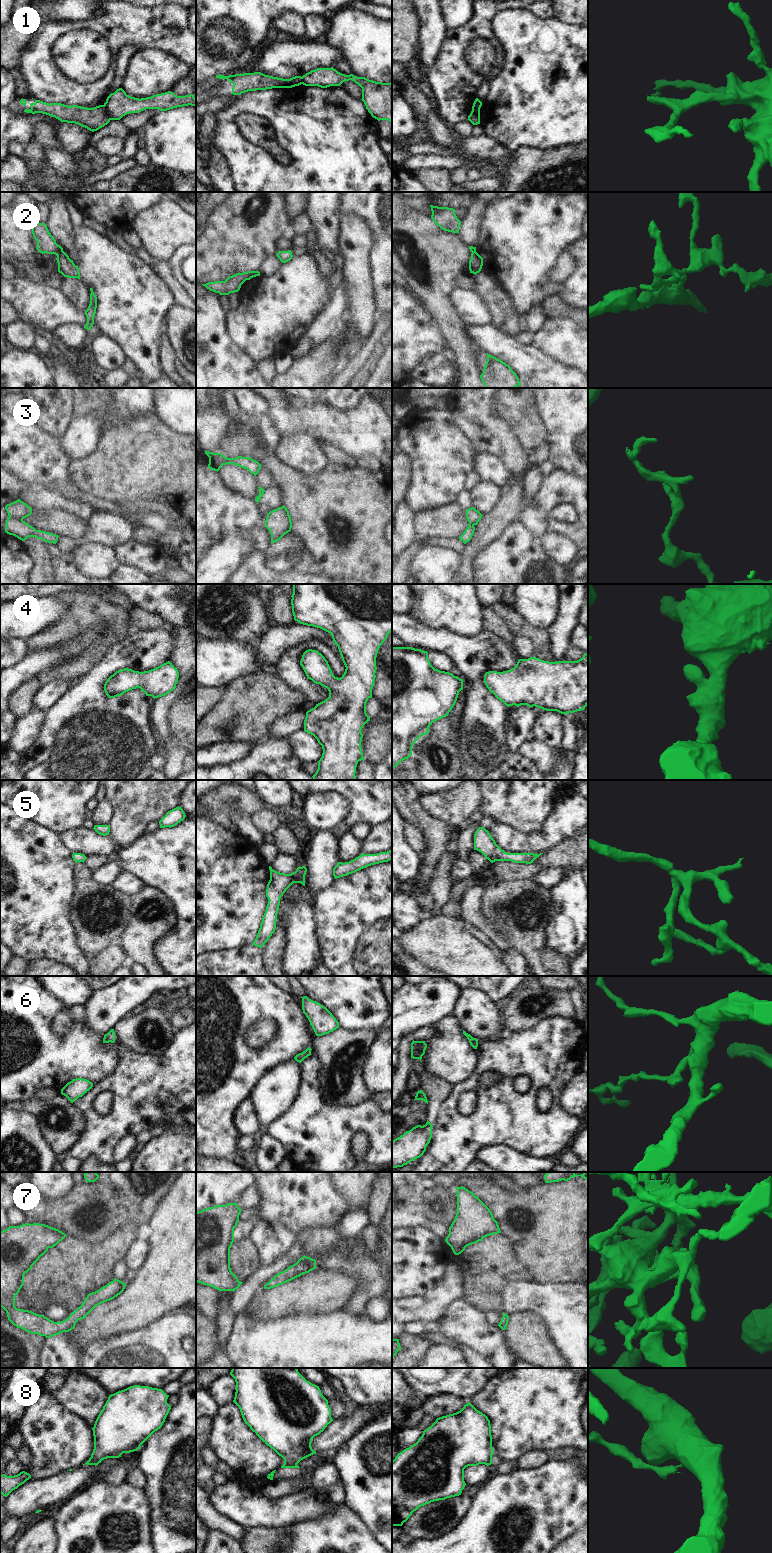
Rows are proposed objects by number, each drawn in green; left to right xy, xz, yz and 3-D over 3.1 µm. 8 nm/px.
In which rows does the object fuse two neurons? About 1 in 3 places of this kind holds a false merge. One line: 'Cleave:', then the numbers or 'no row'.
Cleave: 1, 2, 8

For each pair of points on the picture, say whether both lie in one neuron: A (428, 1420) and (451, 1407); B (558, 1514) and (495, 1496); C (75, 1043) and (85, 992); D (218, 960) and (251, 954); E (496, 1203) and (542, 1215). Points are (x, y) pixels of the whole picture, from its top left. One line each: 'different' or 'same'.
A: different
B: same
C: different
D: same
E: same

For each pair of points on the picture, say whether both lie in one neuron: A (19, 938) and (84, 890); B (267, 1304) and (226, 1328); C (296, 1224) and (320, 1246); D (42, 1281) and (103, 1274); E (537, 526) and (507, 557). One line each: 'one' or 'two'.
A: two
B: two
C: two
D: one
E: two

